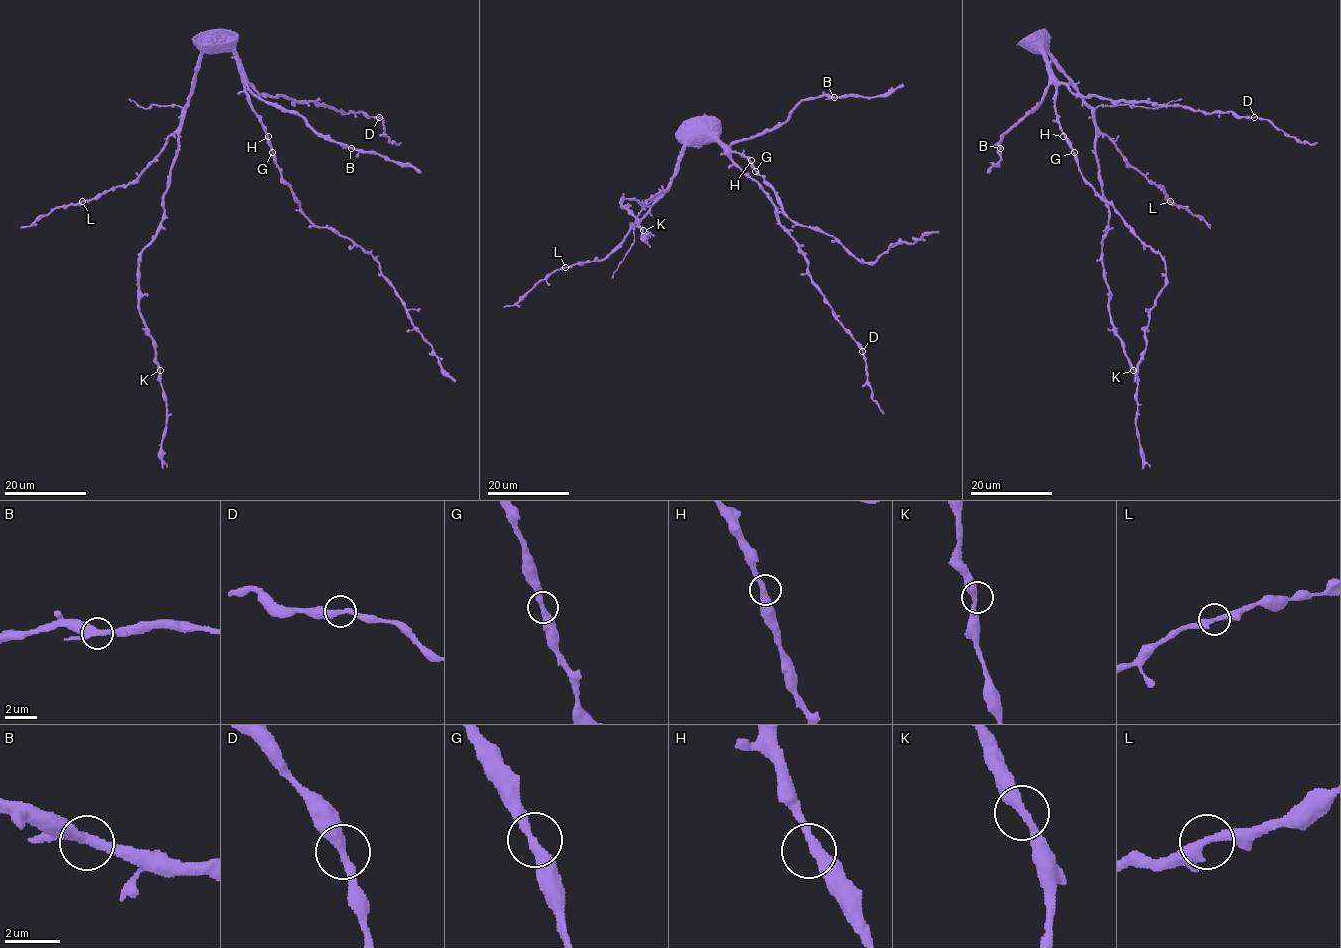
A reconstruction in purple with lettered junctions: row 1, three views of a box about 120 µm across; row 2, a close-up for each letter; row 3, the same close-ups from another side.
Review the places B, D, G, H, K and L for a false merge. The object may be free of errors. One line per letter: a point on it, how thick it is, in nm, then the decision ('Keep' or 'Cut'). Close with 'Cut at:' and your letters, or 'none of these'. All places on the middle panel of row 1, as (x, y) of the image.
B: Place: (834, 97). Thickness 360 nm. Keep
D: Place: (862, 351). Thickness 360 nm. Keep
G: Place: (755, 171). Thickness 340 nm. Keep
H: Place: (751, 160). Thickness 360 nm. Keep
K: Place: (643, 230). Thickness 360 nm. Keep
L: Place: (565, 267). Thickness 340 nm. Keep
Cut at: none of these

